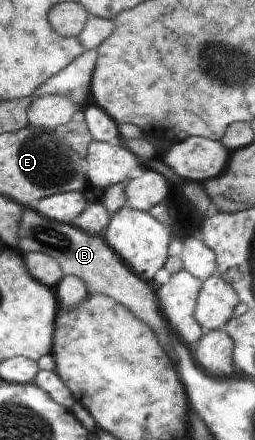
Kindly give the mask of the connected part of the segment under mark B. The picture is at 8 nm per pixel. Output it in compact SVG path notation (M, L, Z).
M27 207L22 213L22 218L18 225L18 247L23 254L29 253L29 251L46 253L57 260L63 270L64 277L74 275L82 279L89 294L100 293L112 297L127 309L131 309L133 315L143 319L153 329L153 333L157 335L161 345L167 351L171 351L169 337L165 333L167 325L159 309L157 309L157 305L155 305L155 299L153 299L153 293L151 293L149 285L145 281L137 279L138 275L134 274L119 259L118 255L114 253L102 237L91 235L71 224L59 223L46 218L31 209L31 207Z

